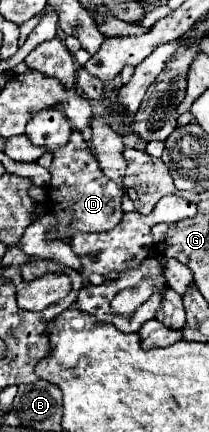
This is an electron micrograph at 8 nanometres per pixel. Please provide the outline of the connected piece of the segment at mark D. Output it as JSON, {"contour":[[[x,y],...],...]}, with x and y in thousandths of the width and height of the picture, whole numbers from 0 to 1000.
{"contour":[[[349,306],[330,315],[330,329],[301,343],[263,347],[234,398],[244,435],[225,435],[225,458],[244,491],[273,500],[273,519],[225,537],[234,556],[301,556],[340,565],[340,546],[359,546],[368,537],[512,537],[579,514],[598,495],[579,486],[598,444],[569,426],[512,417],[512,407],[474,398],[474,380],[455,361],[435,361],[378,306]]]}

